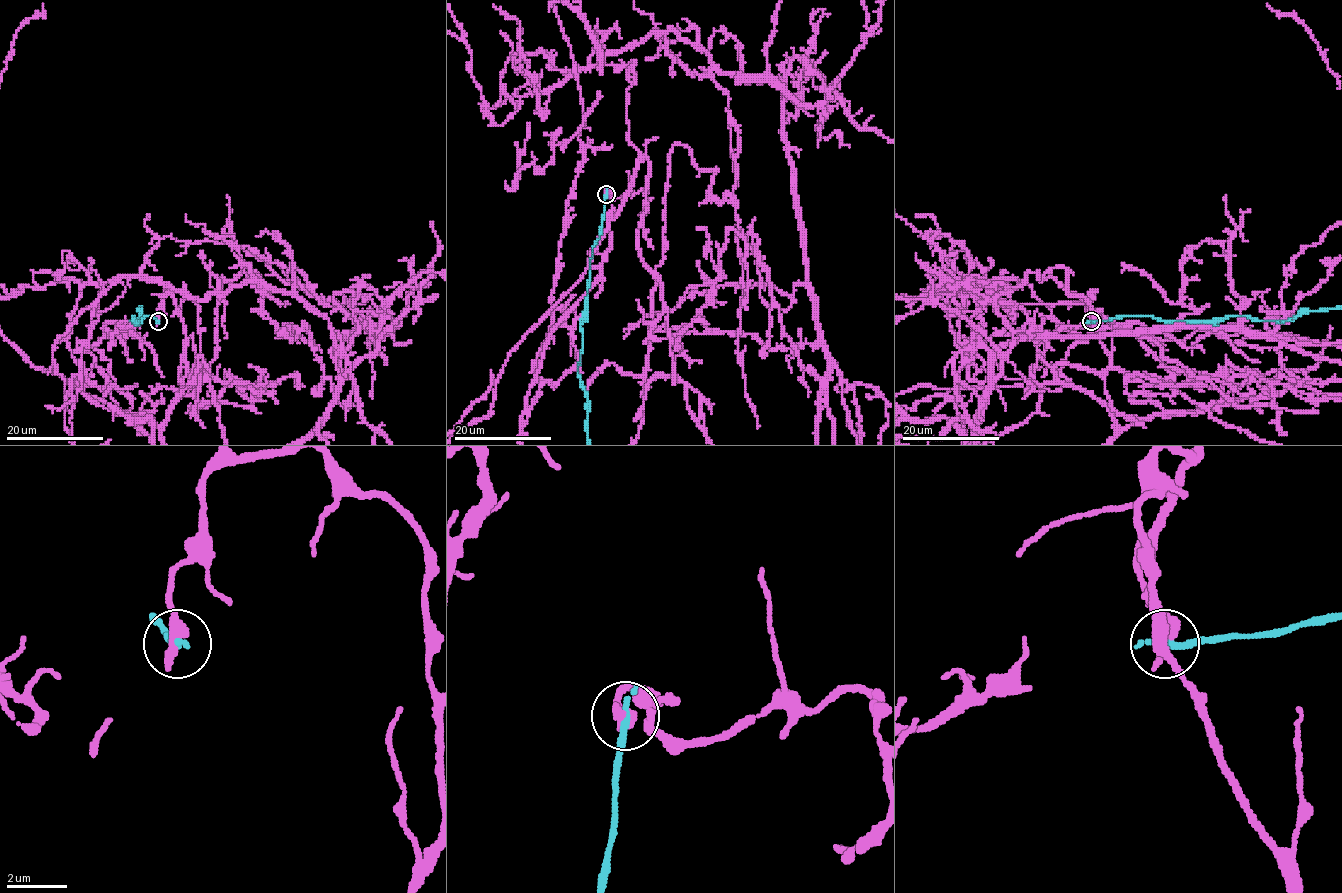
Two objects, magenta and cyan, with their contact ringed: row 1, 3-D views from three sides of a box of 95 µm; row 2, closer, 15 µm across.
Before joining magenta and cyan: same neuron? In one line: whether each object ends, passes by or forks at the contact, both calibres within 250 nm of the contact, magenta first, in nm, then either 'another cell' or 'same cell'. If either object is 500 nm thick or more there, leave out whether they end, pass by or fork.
500 nm thick on the magenta side, 280 nm on the other; another cell

